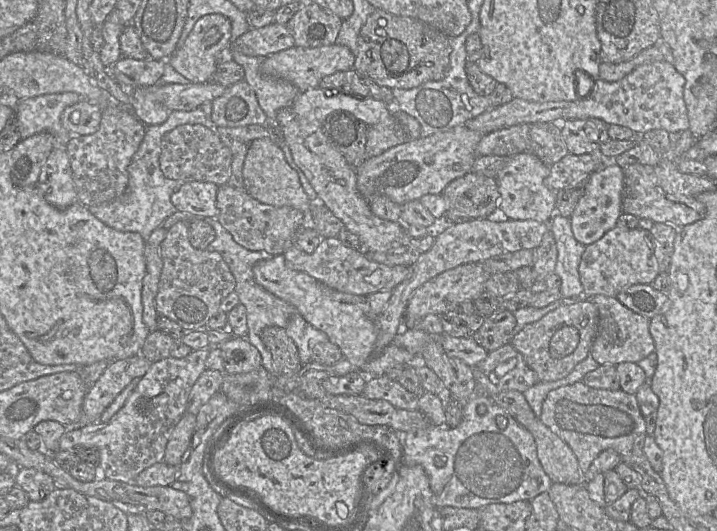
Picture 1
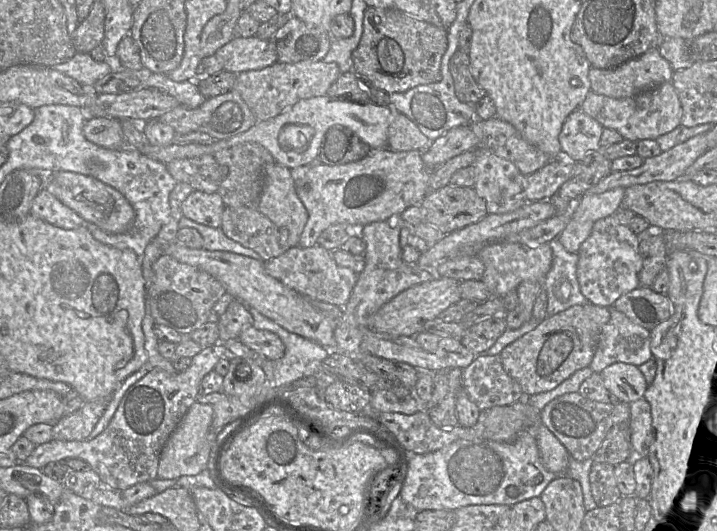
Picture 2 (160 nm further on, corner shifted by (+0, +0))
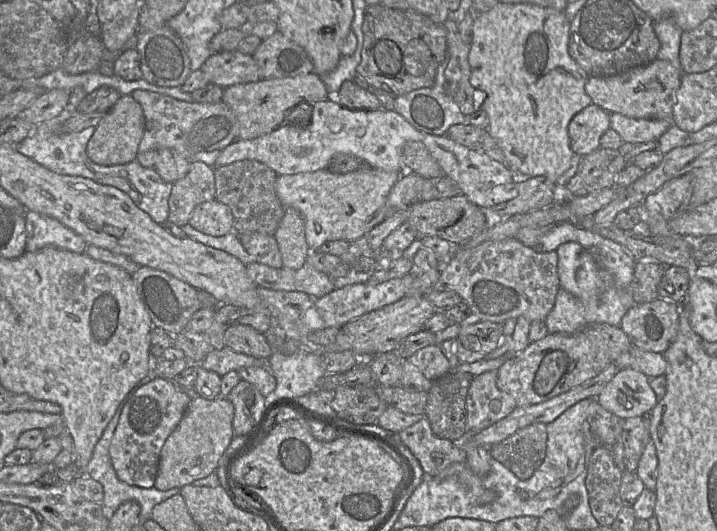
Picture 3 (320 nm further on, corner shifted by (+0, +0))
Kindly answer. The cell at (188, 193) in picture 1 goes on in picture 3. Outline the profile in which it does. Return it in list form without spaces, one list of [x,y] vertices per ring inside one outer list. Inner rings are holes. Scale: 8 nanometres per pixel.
[[[214,199],[194,208],[189,224],[203,234],[220,237],[233,232],[233,214],[227,205]]]

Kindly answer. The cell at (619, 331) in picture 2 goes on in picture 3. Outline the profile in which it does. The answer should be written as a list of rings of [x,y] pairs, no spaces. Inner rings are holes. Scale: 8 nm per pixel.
[[[631,344],[628,352],[620,355],[614,364],[621,369],[631,368],[642,372],[648,378],[665,375],[667,361],[662,353],[645,351]]]

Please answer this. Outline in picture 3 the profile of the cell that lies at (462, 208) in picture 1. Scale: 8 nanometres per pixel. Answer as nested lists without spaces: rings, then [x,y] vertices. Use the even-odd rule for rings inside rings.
[[[463,194],[414,203],[408,207],[407,222],[415,228],[417,238],[437,236],[449,241],[454,246],[463,245],[486,228],[486,216],[482,208],[470,202]]]

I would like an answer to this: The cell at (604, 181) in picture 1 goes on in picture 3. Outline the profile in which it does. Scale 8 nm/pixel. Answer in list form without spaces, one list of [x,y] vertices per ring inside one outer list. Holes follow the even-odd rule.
[[[577,242],[557,248],[560,287],[580,299],[591,299],[602,290],[599,267],[593,256]]]

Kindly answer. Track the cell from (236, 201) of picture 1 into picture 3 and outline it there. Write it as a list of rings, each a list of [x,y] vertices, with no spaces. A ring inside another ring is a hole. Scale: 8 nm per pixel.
[[[263,233],[238,234],[244,249],[261,263],[272,268],[282,268],[283,261],[278,243],[274,236]]]

